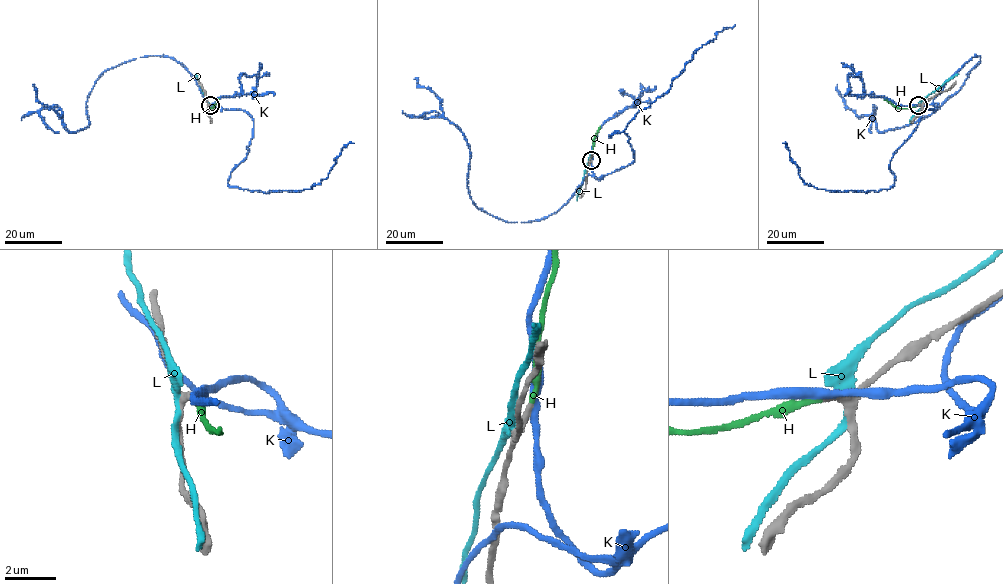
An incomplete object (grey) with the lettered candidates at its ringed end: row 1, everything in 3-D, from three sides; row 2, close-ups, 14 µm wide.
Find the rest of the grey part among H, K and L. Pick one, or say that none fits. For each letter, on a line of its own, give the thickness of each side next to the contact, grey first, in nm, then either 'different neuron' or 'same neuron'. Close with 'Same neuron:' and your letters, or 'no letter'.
H: calibres 280 and 180 nm; same neuron
K: calibres 320 and 340 nm; different neuron
L: calibres 260 and 220 nm; different neuron
Same neuron: H

